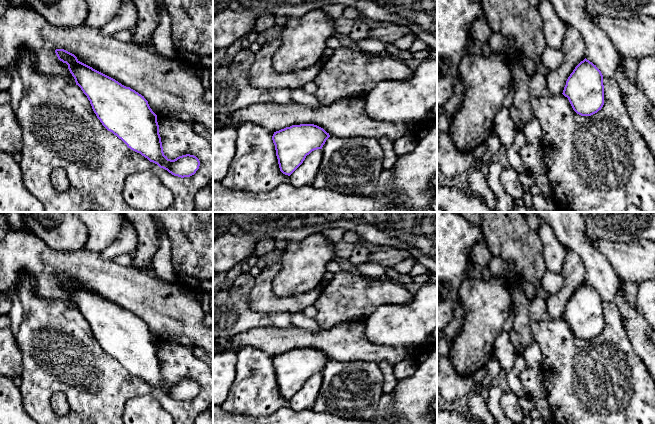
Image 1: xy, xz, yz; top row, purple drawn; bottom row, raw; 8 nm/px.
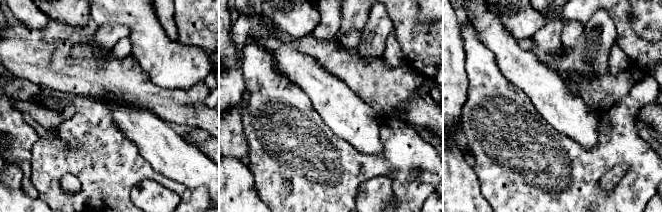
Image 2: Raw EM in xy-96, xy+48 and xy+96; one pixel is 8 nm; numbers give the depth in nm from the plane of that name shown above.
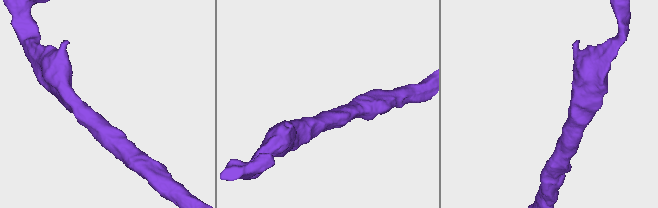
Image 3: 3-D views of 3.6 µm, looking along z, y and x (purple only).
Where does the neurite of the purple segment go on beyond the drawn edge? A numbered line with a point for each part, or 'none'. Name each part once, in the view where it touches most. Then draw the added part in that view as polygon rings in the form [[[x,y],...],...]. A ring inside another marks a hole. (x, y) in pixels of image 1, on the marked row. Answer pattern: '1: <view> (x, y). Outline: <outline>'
none

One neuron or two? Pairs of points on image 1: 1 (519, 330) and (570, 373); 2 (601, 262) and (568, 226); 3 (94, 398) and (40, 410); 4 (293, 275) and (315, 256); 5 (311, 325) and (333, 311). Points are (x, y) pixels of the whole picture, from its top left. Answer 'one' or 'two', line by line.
1: two
2: one
3: one
4: one
5: two

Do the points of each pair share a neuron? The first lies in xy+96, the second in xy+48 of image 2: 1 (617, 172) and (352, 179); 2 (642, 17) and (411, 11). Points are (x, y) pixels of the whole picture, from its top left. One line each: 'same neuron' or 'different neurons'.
1: different neurons
2: different neurons

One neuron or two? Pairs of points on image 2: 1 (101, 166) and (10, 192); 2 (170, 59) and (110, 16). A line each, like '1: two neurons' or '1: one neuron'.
1: two neurons
2: one neuron

